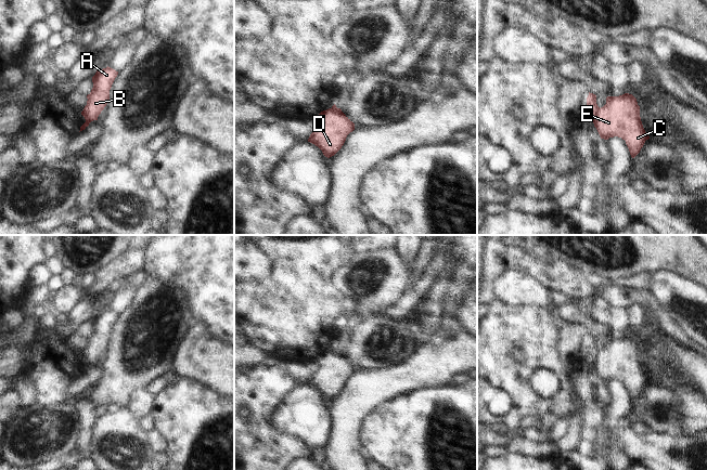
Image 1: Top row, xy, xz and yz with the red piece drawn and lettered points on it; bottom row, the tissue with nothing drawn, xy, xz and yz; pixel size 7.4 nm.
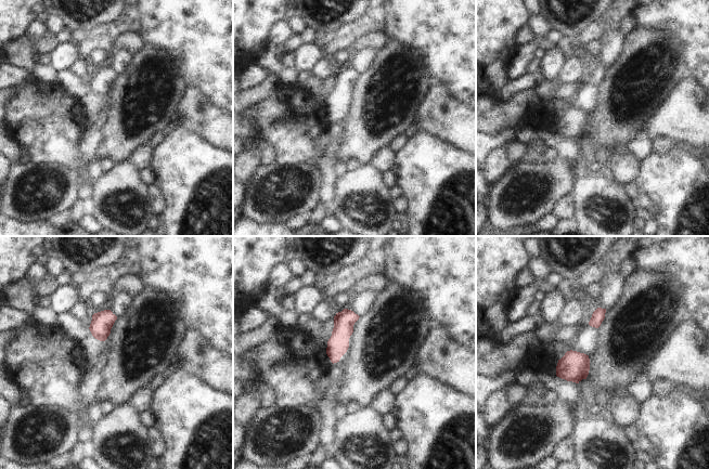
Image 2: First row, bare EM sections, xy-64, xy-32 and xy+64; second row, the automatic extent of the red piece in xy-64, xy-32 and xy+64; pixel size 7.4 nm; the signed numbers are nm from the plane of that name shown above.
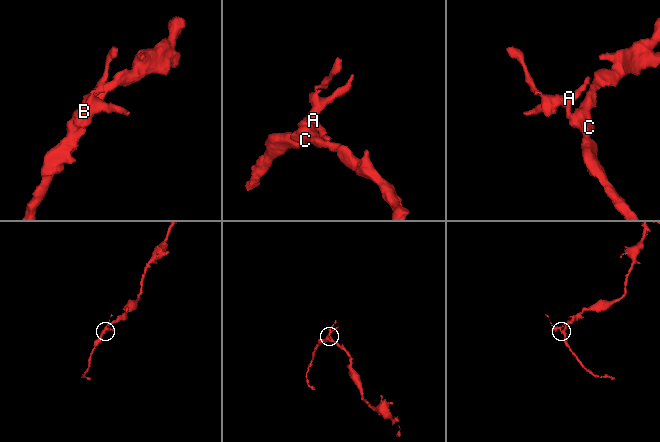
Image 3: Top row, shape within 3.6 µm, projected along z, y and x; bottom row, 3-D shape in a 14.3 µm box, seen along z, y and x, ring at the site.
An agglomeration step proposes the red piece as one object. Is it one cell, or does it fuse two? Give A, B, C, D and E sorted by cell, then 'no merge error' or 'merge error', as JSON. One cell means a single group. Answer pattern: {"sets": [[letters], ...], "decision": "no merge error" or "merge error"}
{"sets": [["A", "B"], ["C", "D", "E"]], "decision": "merge error"}

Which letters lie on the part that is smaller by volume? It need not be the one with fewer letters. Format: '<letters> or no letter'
A, B

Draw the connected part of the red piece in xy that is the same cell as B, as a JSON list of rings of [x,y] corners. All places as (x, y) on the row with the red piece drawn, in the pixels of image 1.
[[[108,66],[97,70],[95,75],[92,77],[93,88],[87,95],[87,105],[82,110],[88,118],[98,118],[104,109],[110,100],[110,90],[117,75],[118,71]]]

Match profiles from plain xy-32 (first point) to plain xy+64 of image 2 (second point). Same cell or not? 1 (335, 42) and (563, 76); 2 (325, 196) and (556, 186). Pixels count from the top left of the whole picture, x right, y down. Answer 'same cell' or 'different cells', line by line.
1: different cells
2: different cells

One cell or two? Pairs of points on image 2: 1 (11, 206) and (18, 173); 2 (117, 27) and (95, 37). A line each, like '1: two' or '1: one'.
1: one
2: one

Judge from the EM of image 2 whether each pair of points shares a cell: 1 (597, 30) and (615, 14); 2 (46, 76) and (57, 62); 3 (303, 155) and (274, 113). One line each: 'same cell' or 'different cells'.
1: same cell
2: different cells
3: same cell

